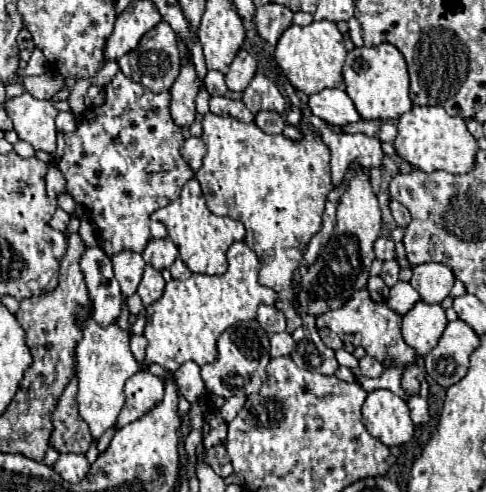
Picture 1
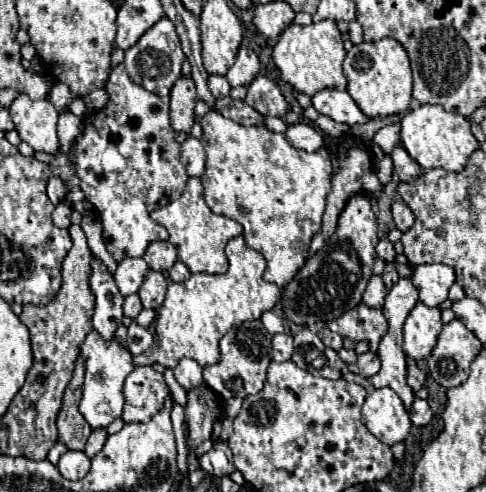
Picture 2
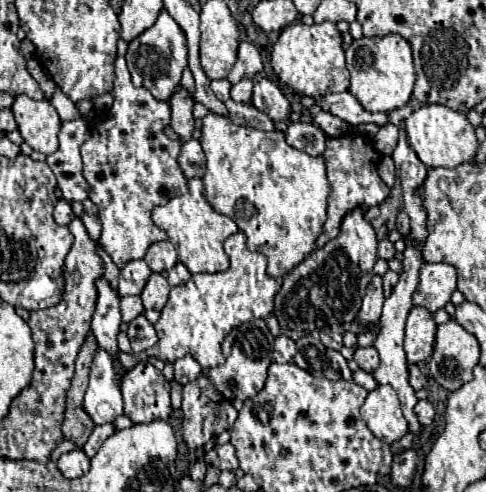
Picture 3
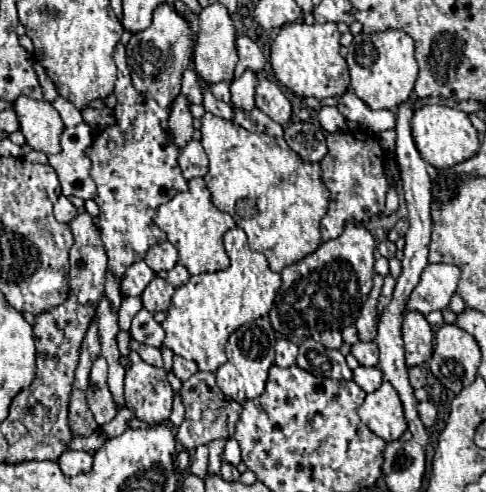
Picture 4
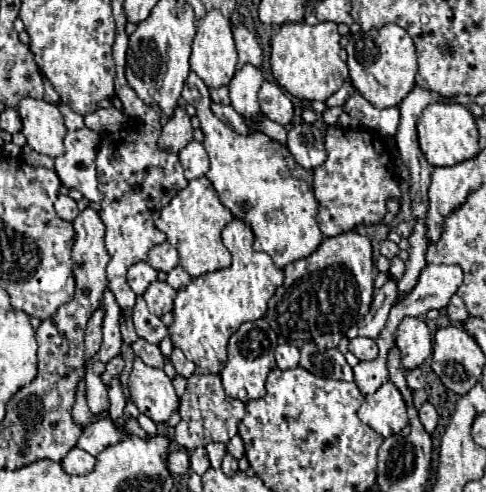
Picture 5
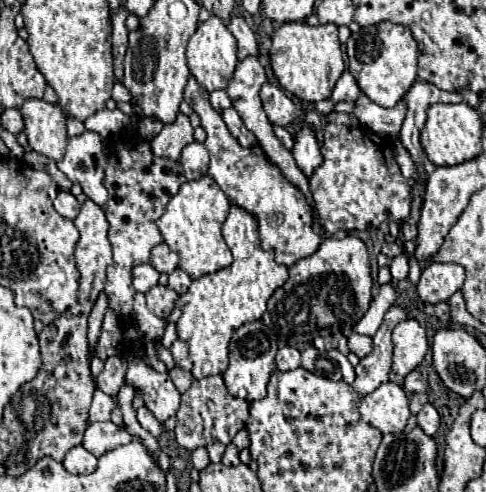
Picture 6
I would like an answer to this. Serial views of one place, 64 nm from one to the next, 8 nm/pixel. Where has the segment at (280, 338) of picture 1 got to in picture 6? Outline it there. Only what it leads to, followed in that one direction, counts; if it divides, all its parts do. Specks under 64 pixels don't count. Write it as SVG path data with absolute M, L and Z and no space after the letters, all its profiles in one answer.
M284 346L276 354L276 364L278 364L278 370L282 370L282 372L294 370L294 368L300 366L300 352L296 348Z

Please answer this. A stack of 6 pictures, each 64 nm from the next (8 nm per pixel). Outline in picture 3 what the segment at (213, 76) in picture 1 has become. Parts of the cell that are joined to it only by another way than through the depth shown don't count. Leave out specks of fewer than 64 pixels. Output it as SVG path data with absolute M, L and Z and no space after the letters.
M214 80L212 84L210 84L210 88L212 88L212 92L216 94L216 98L218 100L222 100L222 102L226 102L228 98L230 98L230 82L228 80Z

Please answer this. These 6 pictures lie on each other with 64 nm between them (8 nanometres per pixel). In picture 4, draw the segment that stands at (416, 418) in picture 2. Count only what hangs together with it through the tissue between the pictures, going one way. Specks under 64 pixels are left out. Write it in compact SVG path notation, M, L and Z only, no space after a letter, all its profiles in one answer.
M420 402L418 404L418 414L420 414L420 420L426 428L430 428L436 422L436 408L434 408L432 402Z

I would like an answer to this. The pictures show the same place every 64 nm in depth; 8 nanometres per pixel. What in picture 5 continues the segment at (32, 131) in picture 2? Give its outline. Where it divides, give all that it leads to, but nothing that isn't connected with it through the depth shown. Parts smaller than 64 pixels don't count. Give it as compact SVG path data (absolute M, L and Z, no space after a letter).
M24 98L20 100L18 114L24 124L22 134L26 136L32 150L52 158L64 154L66 126L56 104L36 98Z

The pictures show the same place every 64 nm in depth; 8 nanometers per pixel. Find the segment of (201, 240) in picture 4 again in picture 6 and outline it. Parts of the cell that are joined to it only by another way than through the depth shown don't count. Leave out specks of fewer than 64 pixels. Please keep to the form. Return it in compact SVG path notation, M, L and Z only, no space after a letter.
M202 176L196 182L182 184L178 194L168 202L166 212L156 220L164 242L178 252L180 268L192 280L218 272L232 264L232 254L220 234L220 228L228 214L228 206L230 200L220 190L220 186L210 176Z

